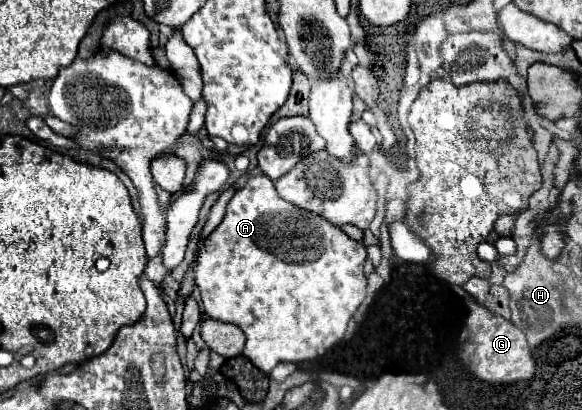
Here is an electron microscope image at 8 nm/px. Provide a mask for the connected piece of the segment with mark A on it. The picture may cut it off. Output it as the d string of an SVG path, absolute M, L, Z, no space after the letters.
M254 176L230 198L224 220L202 242L194 264L194 282L202 294L204 314L236 324L248 336L242 356L268 374L278 362L312 362L344 338L348 320L366 298L364 260L366 246L362 242L352 240L326 218L282 200L268 176Z

